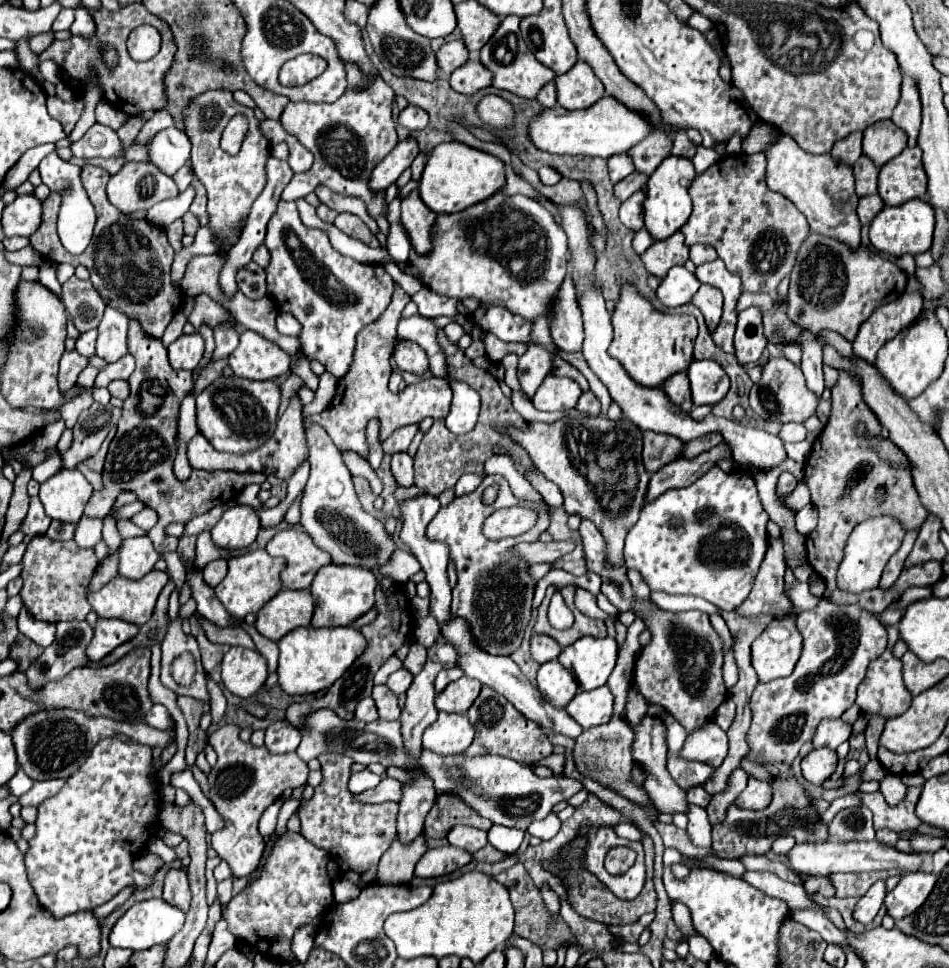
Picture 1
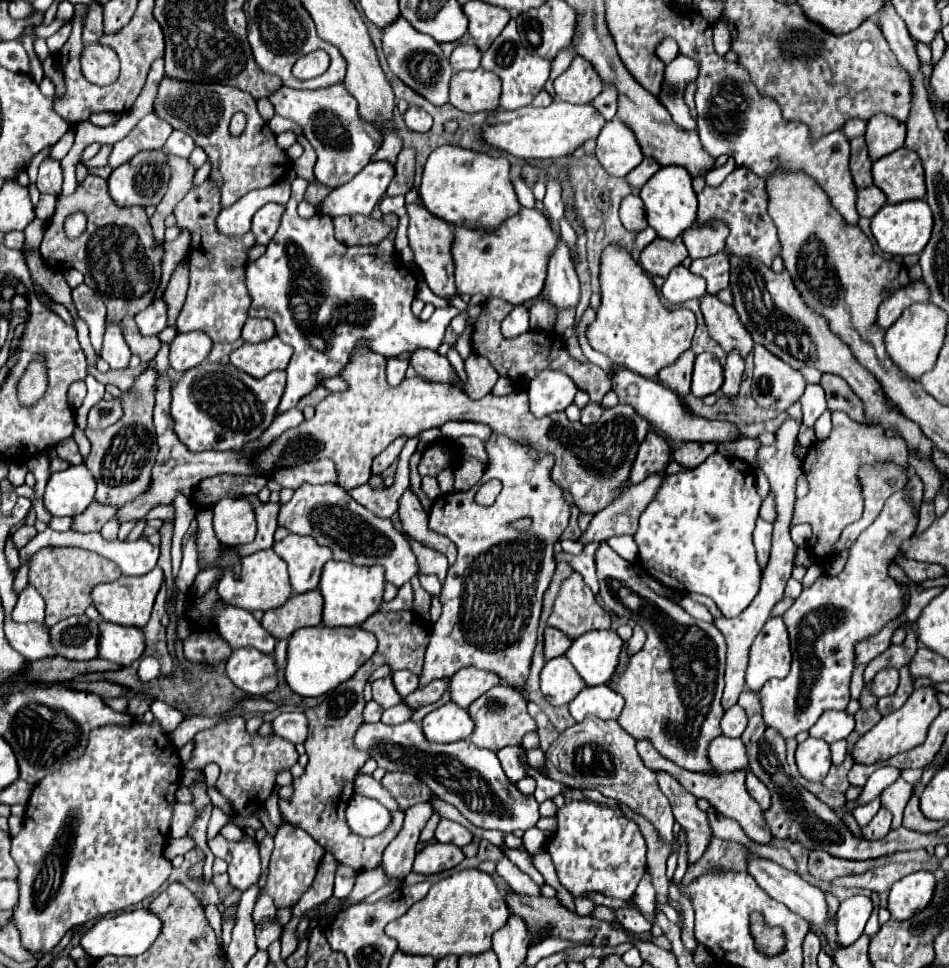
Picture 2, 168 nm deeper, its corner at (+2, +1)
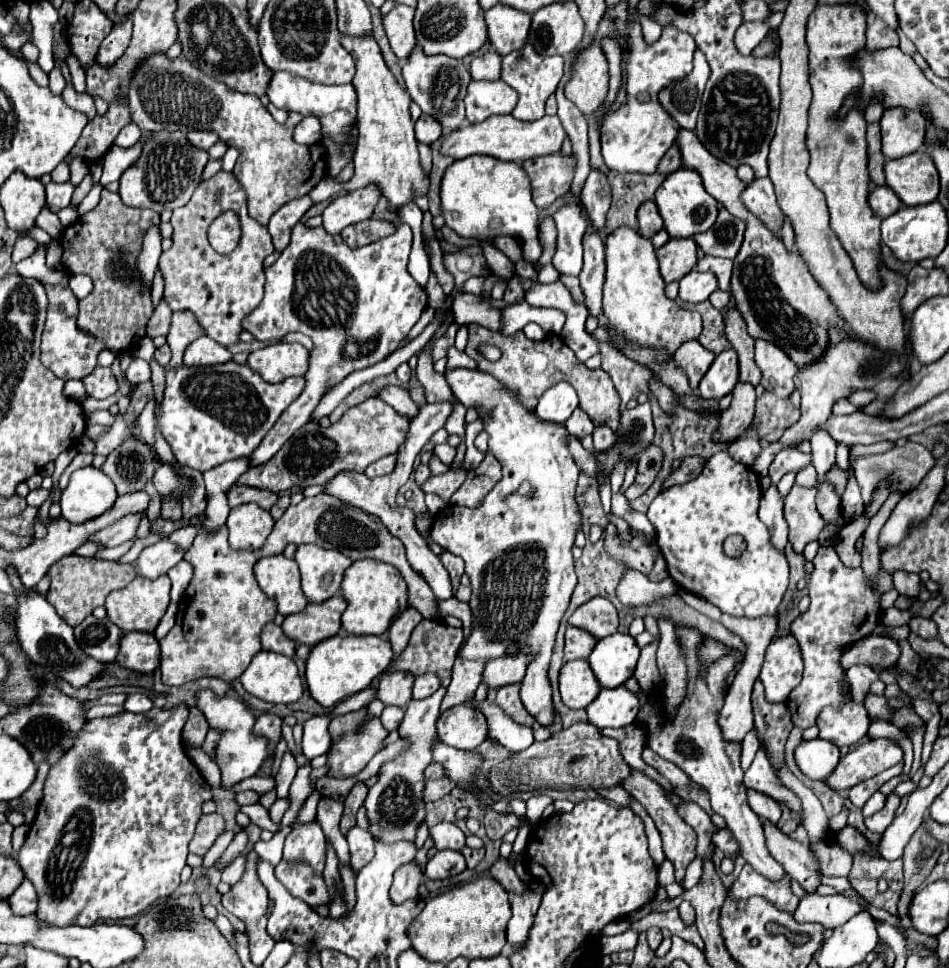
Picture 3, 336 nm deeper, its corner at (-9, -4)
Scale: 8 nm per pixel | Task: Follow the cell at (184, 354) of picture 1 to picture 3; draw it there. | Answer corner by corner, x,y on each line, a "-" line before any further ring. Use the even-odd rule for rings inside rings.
208,336
194,340
184,354
186,366
212,366
228,360
232,360
232,354
228,352
228,348
222,348
216,340
210,340

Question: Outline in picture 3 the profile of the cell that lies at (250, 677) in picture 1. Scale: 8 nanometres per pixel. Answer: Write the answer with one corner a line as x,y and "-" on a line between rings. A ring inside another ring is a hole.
264,650
254,656
240,682
248,694
274,704
292,704
304,692
294,660

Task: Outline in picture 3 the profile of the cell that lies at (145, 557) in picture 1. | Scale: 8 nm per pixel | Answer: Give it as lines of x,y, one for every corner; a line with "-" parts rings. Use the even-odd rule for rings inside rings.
160,540
142,550
140,558
136,560
136,568
142,576
154,580
154,578
166,574
182,558
184,558
184,550
178,544
174,544
170,540

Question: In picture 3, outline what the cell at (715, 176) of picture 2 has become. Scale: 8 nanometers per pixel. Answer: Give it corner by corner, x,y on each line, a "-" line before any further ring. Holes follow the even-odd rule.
720,208
720,214
714,226
694,236
694,240
704,254
718,256
718,258
734,258
742,244
744,226
746,226
744,220
734,218
726,208

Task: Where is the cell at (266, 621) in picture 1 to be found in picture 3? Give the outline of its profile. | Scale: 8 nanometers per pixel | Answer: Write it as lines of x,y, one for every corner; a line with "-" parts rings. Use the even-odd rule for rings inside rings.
332,596
322,604
310,602
302,612
286,616
282,630
298,644
314,646
340,630
340,616
346,610
346,600
342,596

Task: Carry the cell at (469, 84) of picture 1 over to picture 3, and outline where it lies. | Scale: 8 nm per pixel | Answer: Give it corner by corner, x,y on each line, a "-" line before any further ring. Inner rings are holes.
470,82
466,94
466,118
470,122
484,122
488,116
494,114
510,114
516,104
516,92
504,82

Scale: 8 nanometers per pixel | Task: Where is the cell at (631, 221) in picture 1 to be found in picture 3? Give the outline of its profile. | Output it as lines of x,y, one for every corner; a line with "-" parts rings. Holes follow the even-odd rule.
654,200
644,202
638,208
638,232
646,238
652,238
662,228
662,218
658,214
658,206

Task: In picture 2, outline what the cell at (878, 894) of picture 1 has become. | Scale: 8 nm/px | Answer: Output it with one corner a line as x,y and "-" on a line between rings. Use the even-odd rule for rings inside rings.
865,895
845,899
837,911
837,935
839,943
851,945
863,933
867,919
871,917
873,903

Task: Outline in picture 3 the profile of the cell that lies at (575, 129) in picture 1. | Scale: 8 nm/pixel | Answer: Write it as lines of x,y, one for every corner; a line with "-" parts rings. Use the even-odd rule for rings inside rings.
490,116
480,124
462,124
458,130
440,138
440,154
452,156
454,160
462,160
474,154
490,154
498,160
508,162
524,162
528,158
554,154
562,148
566,132
558,120
558,116
544,116
534,122
520,122
512,116

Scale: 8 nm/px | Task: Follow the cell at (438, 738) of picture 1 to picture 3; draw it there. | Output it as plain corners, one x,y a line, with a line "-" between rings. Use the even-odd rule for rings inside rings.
464,704
442,712
436,726
440,742
458,750
474,750
486,740
486,718

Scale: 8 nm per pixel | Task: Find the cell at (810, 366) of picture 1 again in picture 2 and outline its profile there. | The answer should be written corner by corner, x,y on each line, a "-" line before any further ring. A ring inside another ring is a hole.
819,383
817,385
807,385
805,393
801,397
801,405
803,405
803,423
813,427
815,421
819,419
819,415
827,409
823,387

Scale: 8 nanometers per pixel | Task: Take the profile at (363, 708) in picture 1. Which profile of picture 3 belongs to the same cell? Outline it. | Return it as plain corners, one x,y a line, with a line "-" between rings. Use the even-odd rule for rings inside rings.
386,706
380,716
380,720
388,732
396,730
398,724
402,722
402,718
404,718
404,708
398,708
398,706

